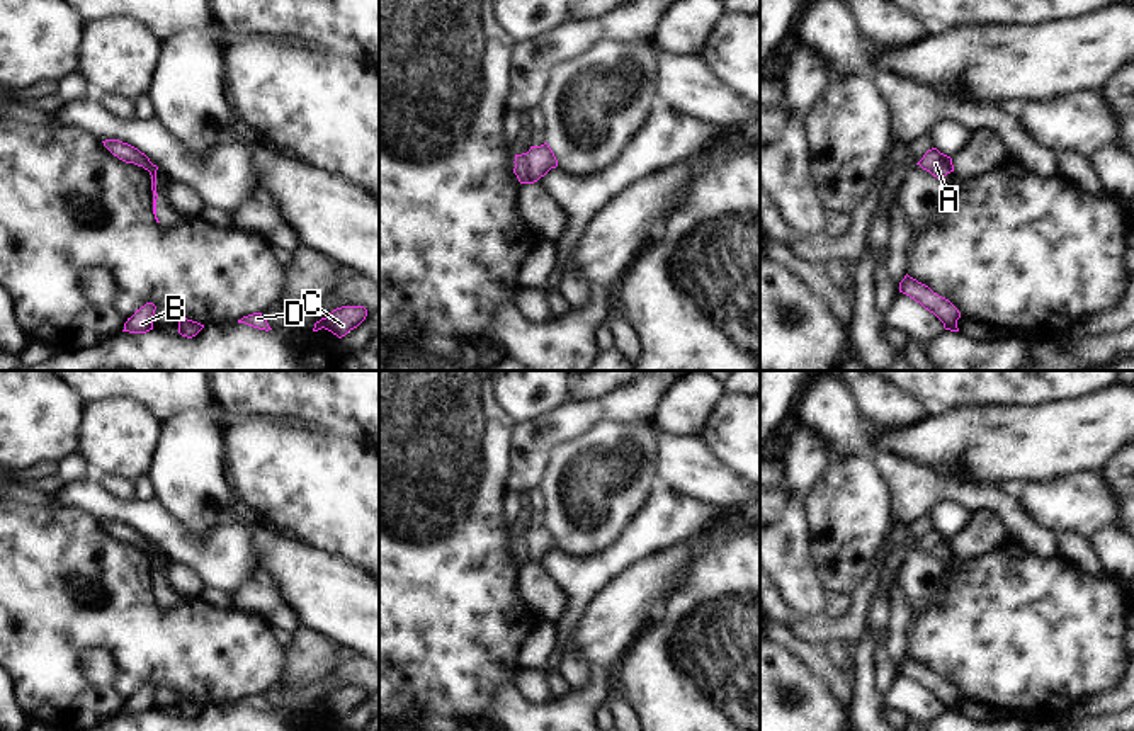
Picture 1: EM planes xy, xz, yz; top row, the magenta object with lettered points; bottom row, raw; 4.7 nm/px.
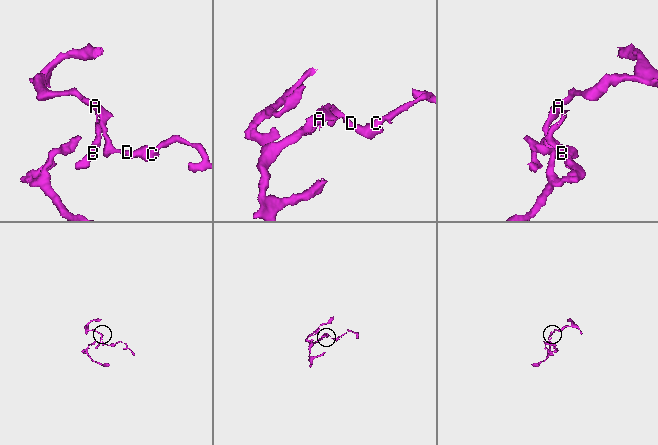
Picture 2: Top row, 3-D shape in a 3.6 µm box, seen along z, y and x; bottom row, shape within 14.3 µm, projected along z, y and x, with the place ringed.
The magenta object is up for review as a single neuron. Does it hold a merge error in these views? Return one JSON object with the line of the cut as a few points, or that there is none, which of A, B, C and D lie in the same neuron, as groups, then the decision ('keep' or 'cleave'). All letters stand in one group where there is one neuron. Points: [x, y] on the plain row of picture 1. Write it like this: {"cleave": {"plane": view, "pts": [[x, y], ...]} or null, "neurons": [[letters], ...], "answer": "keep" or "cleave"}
{"cleave": {"plane": "xy", "pts": [[152, 544], [148, 551]]}, "neurons": [["A", "C", "D"], ["B"]], "answer": "cleave"}

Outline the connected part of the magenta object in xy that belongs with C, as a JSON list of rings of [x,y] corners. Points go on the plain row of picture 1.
[[[342,687],[333,690],[326,699],[316,702],[313,712],[325,709],[342,719],[350,711],[357,709],[366,697],[367,690],[364,687]]]

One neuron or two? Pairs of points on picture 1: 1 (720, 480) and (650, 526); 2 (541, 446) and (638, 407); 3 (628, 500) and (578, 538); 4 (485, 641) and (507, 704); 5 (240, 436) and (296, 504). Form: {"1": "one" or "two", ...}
{"1": "two", "2": "one", "3": "one", "4": "two", "5": "one"}

